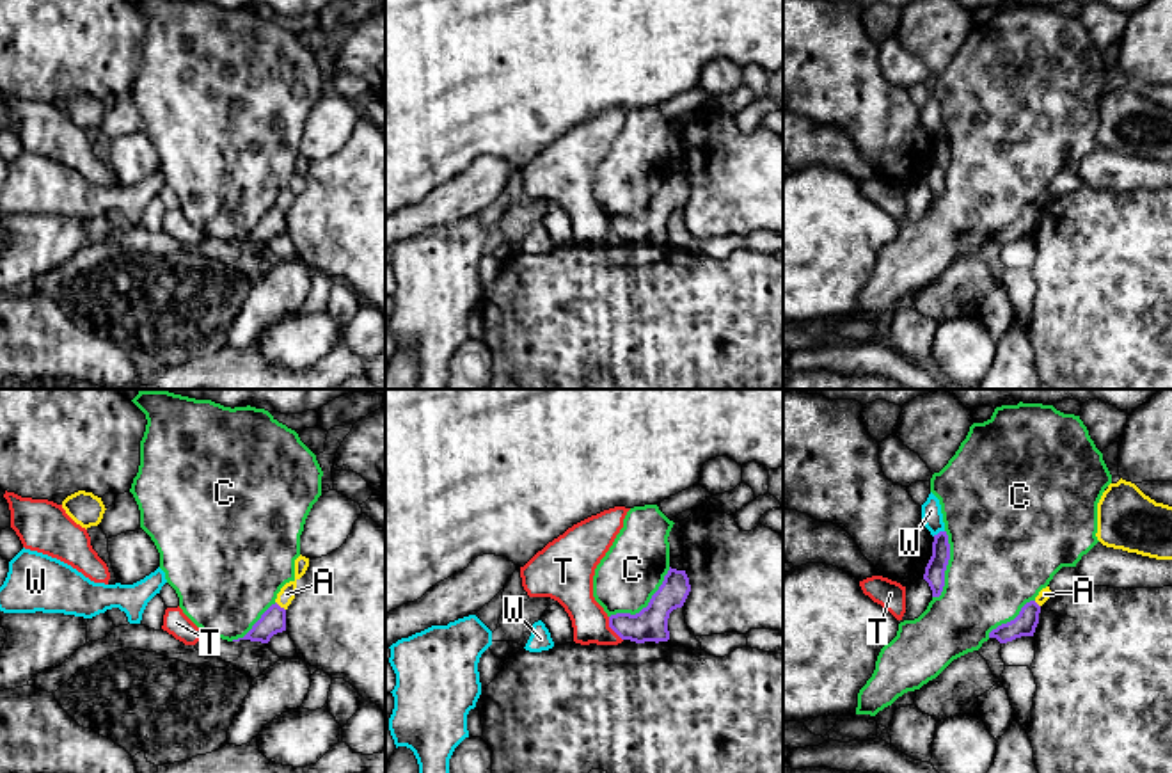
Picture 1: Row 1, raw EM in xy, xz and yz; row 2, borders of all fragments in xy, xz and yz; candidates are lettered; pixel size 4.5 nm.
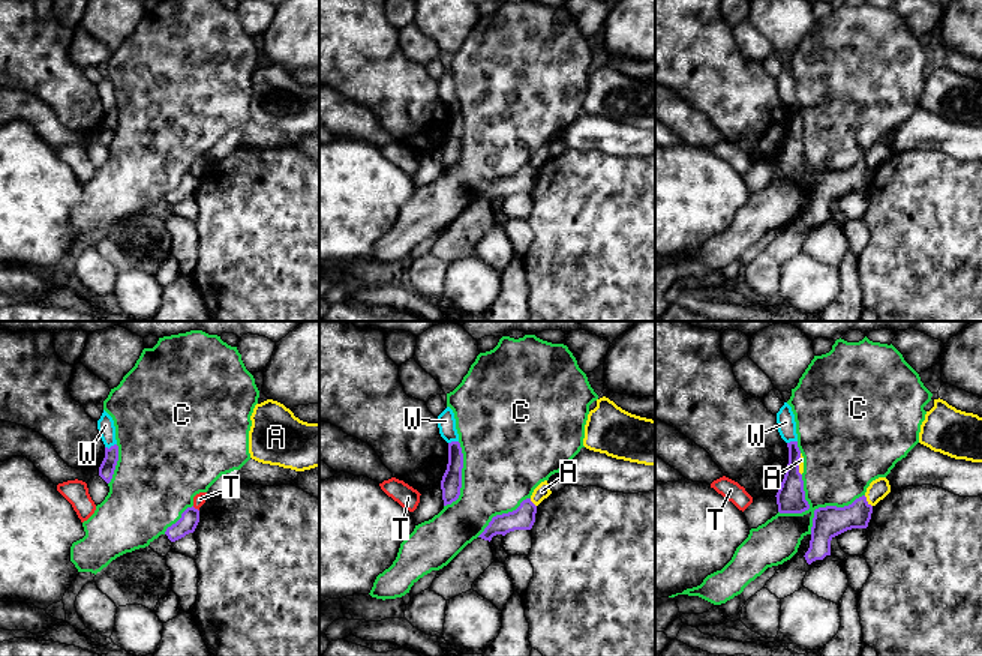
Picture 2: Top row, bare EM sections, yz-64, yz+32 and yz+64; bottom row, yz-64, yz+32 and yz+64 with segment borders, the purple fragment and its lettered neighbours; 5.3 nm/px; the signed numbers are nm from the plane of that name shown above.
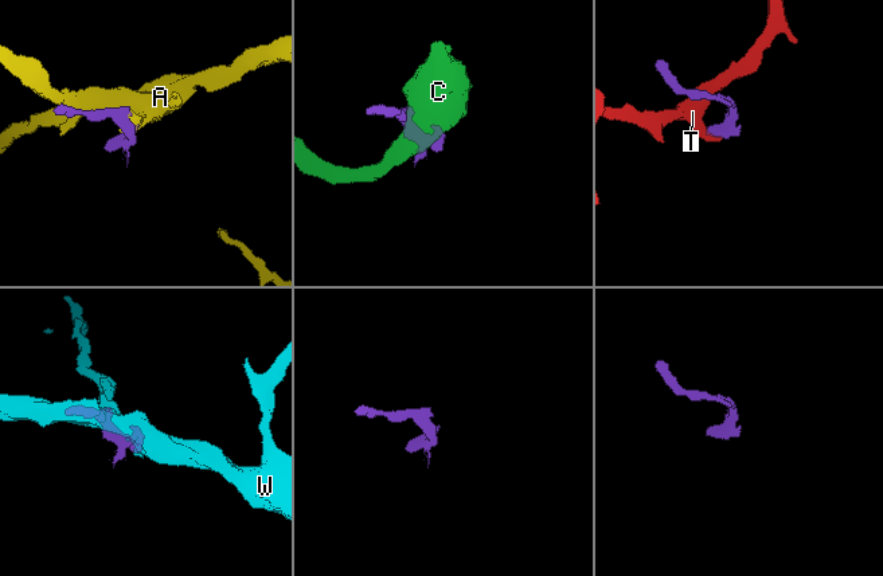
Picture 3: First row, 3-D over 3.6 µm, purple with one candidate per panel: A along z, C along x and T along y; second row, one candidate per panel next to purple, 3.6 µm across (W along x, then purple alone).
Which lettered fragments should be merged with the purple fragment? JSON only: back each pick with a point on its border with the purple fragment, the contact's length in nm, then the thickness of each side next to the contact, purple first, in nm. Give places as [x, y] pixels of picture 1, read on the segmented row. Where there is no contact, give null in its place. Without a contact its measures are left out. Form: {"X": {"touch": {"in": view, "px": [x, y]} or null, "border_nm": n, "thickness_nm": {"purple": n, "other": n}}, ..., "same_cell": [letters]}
{"A": {"touch": {"in": "xy", "px": [279, 606]}, "border_nm": 60, "thickness_nm": {"purple": 110, "other": 70}}, "same_cell": ["A"]}

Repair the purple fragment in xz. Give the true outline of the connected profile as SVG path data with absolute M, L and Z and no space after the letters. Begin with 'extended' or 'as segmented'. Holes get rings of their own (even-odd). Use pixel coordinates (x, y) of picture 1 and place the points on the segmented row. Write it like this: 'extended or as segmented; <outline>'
as segmented; M671 569L662 585L652 595L646 608L639 613L616 613L609 617L609 627L622 638L636 643L668 642L668 618L677 608L682 608L691 592L685 570Z

